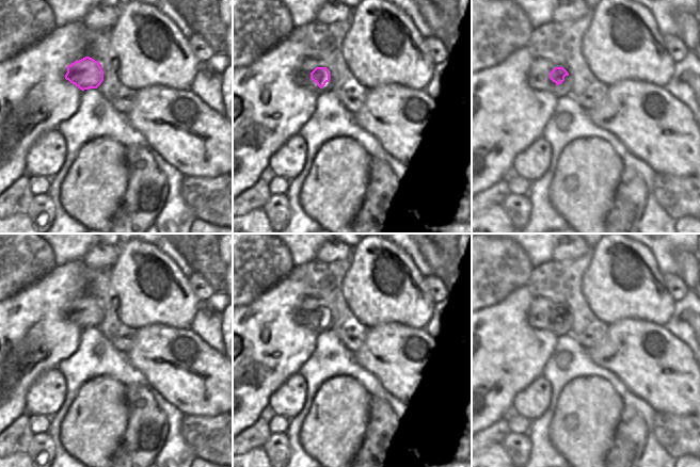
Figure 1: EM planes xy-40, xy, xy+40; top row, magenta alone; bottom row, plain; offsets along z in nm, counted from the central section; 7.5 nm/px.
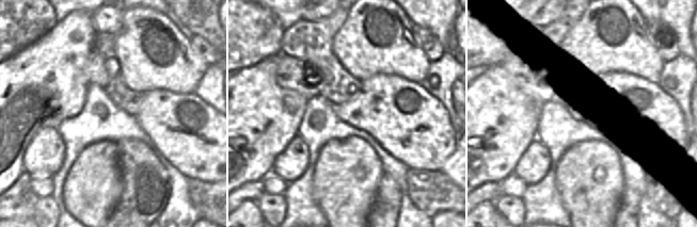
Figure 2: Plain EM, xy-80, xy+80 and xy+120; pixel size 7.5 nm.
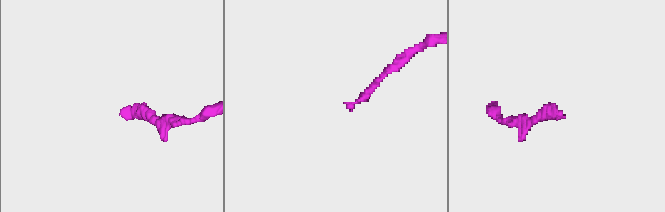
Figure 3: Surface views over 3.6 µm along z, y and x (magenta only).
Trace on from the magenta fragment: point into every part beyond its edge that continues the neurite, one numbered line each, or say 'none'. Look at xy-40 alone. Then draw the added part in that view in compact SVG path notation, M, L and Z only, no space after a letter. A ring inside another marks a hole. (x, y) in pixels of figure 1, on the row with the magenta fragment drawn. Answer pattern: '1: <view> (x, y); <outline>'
none

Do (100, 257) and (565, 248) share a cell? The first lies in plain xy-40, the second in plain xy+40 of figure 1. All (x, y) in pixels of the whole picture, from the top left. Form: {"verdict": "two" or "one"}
{"verdict": "one"}

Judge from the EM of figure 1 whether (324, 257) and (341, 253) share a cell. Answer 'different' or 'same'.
same

